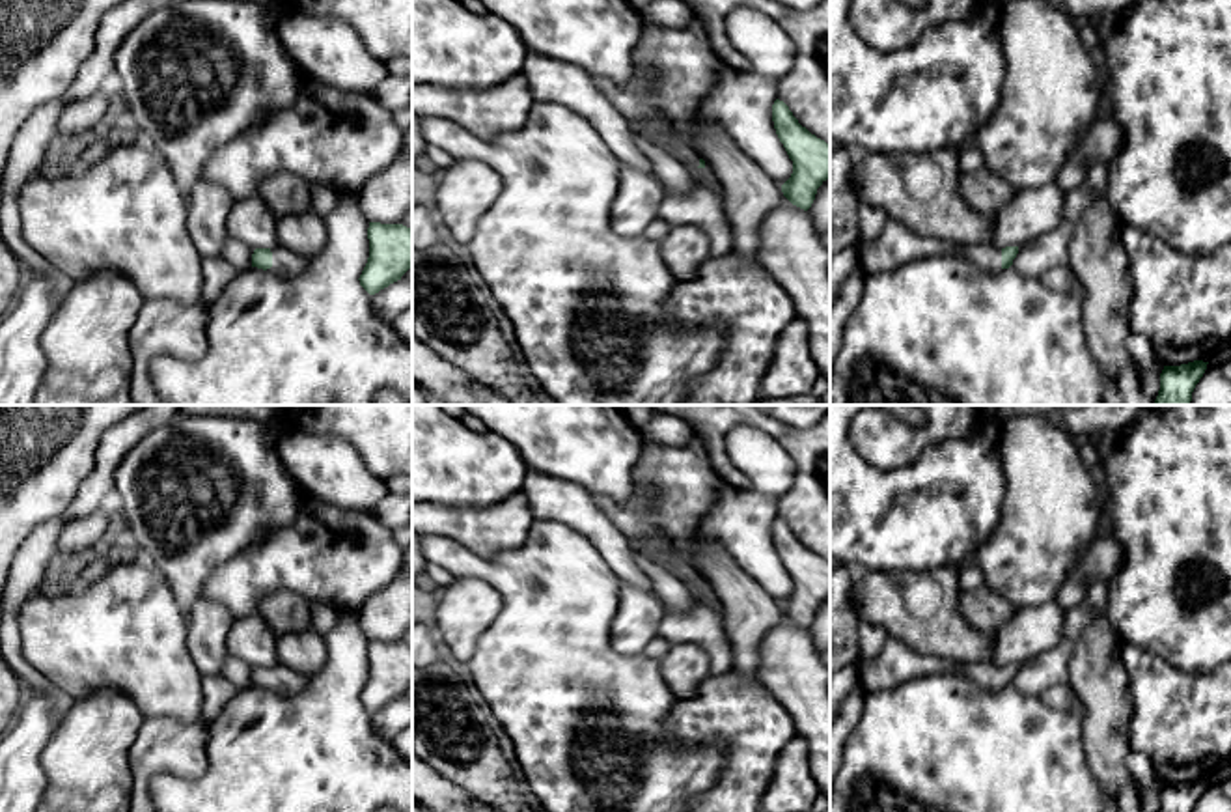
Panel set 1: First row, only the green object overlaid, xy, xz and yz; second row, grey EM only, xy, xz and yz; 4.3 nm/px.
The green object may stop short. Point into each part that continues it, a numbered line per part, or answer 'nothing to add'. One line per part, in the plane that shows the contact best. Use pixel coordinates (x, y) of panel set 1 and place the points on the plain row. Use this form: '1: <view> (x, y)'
1: xy (284, 680)

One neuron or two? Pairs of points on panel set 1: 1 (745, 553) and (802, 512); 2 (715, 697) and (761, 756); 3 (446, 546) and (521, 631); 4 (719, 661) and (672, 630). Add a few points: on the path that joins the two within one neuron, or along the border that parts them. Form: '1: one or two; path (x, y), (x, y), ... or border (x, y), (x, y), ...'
1: two; border (773, 499), (778, 516)
2: one; path (730, 712), (754, 736), (754, 742)
3: one; path (472, 564), (489, 568), (521, 600), (521, 605)
4: one; path (713, 648), (694, 630), (685, 630)

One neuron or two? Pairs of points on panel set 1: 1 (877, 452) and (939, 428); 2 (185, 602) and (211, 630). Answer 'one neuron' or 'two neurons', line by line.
1: one neuron
2: two neurons

